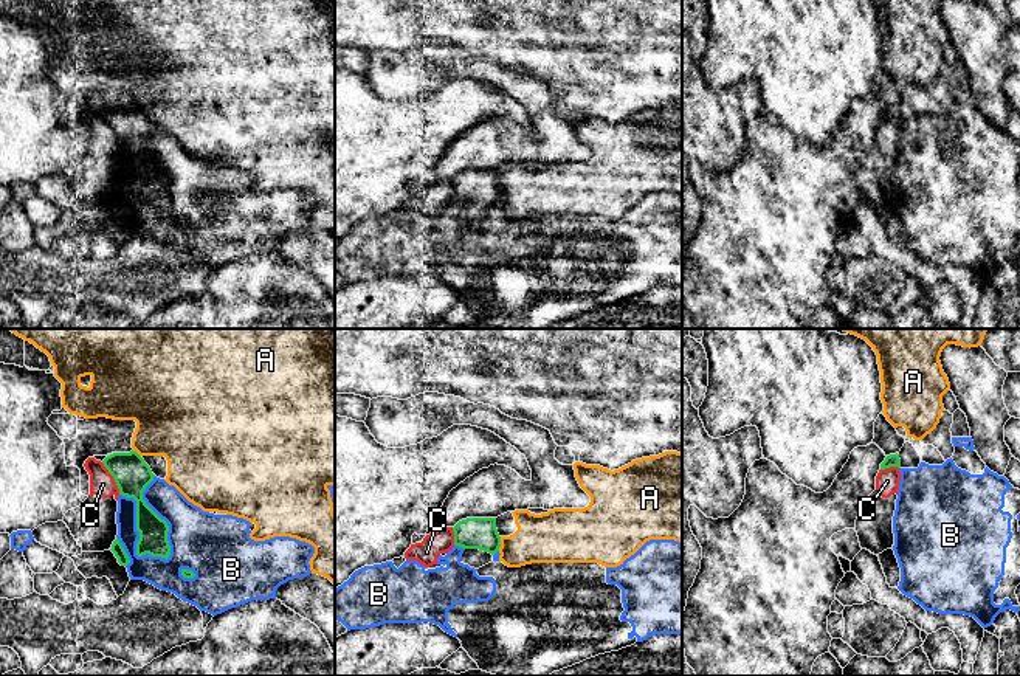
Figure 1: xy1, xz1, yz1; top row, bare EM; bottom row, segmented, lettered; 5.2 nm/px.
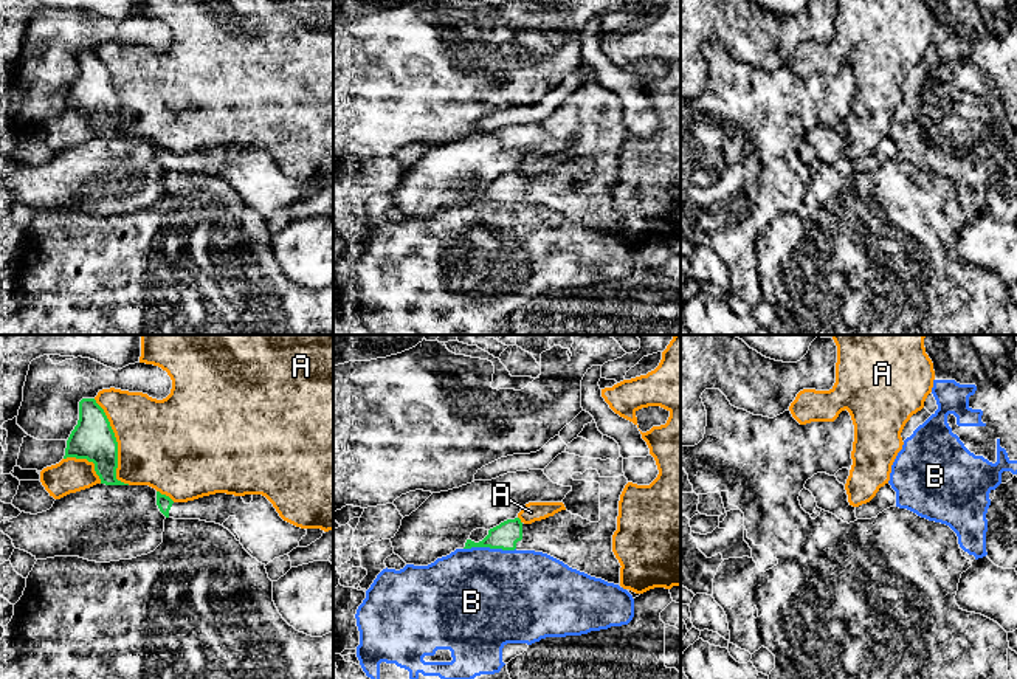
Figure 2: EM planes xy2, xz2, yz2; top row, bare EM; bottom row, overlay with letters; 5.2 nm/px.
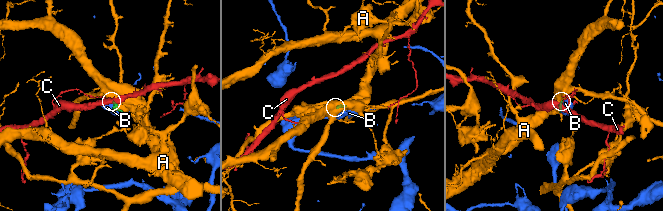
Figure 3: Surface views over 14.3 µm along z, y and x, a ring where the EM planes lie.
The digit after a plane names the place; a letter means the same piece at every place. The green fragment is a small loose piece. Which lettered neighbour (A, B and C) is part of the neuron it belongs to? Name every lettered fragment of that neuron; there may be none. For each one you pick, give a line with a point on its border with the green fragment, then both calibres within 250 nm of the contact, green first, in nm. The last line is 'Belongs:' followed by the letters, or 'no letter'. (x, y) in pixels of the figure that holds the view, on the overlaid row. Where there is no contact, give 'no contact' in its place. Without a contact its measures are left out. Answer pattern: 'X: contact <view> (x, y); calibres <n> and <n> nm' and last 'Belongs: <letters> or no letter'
Belongs: no letter

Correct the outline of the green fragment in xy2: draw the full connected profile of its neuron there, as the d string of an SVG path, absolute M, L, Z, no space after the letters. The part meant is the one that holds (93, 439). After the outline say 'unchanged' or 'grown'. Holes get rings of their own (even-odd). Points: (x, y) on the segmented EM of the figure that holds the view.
M95 398L79 402L79 420L71 431L65 456L87 459L105 485L129 485L116 479L118 442L104 409Z; unchanged

